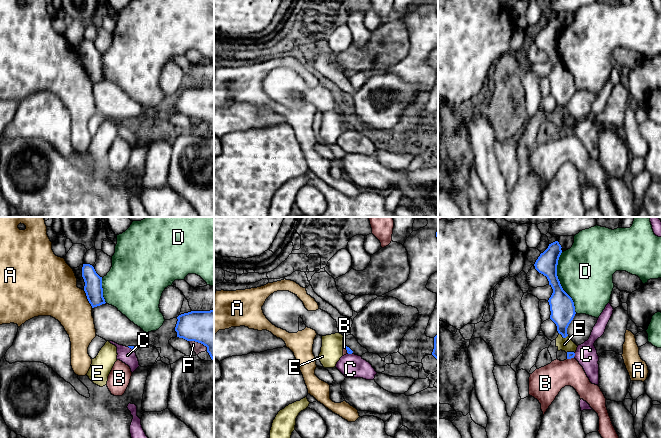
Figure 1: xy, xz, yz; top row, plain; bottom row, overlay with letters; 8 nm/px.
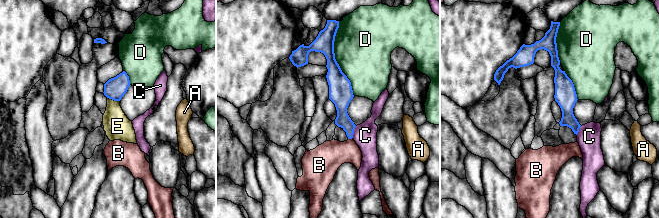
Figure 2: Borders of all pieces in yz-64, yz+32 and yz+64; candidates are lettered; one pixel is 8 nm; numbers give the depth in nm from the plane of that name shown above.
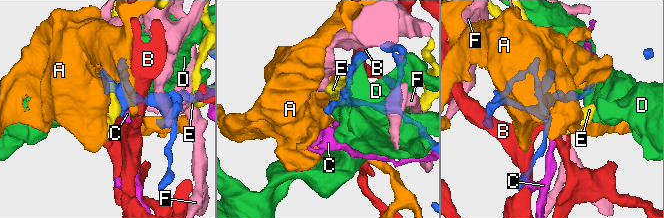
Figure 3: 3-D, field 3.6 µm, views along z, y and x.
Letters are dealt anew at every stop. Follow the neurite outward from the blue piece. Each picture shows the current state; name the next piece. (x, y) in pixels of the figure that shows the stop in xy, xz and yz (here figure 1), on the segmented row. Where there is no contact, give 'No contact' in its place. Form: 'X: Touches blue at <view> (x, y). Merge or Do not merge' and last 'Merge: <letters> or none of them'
A: Touches blue at xy (87, 298). Do not merge
B: Touches blue at xz (346, 349). Do not merge
C: Touches blue at xy (130, 347). Do not merge
D: Touches blue at yz (559, 282). Do not merge
E: Touches blue at yz (563, 337). Do not merge
F: Touches blue at xy (199, 342). Do not merge
Merge: none of them

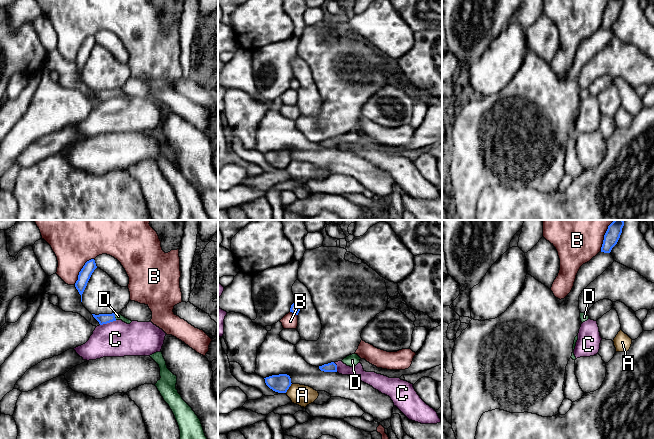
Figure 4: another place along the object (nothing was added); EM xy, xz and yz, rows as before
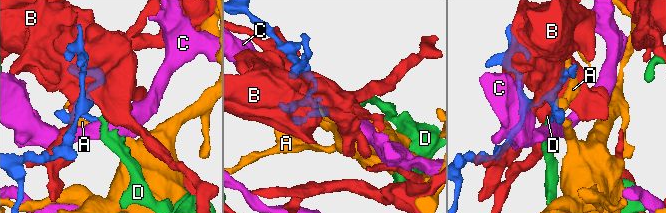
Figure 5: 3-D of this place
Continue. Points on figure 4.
A: Touches blue at xz (288, 388). Do not merge
B: Touches blue at xy (81, 270). Do not merge
C: Touches blue at xy (108, 322). Do not merge
D: Touches blue at xy (114, 317). Merge
Merge: D

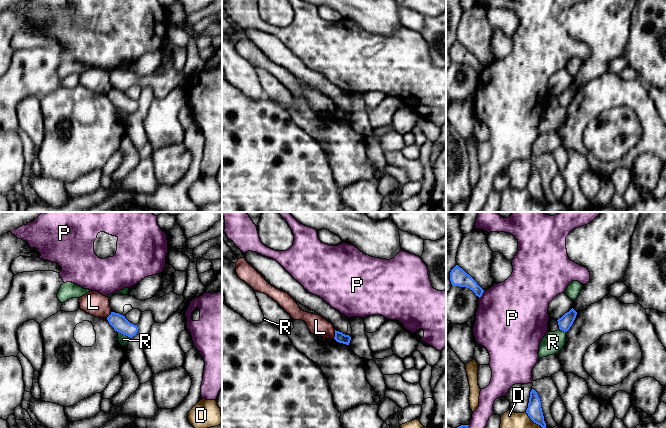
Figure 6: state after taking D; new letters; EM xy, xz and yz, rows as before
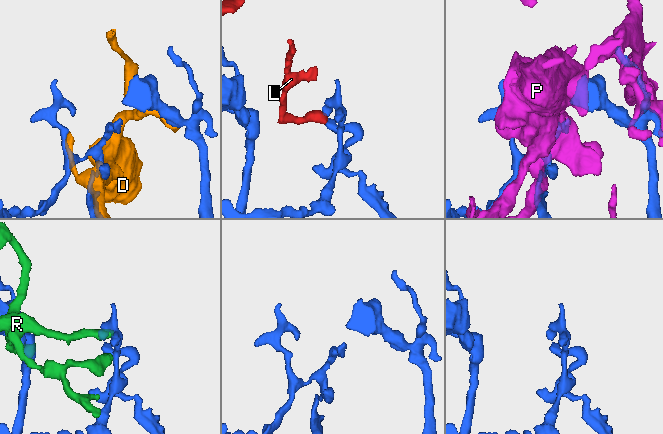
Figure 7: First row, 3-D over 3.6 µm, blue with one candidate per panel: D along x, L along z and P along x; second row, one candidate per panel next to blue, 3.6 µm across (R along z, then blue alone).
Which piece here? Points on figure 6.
D: Touches blue at yz (533, 421). Do not merge
L: Touches blue at xz (335, 334). Do not merge
P: Touches blue at yz (482, 293). Do not merge
R: Touches blue at xy (124, 334). Do not merge
Merge: none of them

